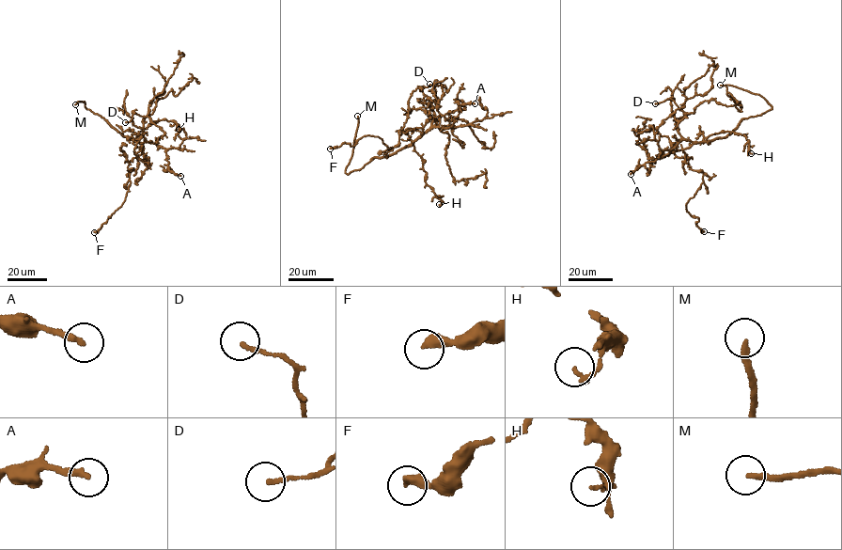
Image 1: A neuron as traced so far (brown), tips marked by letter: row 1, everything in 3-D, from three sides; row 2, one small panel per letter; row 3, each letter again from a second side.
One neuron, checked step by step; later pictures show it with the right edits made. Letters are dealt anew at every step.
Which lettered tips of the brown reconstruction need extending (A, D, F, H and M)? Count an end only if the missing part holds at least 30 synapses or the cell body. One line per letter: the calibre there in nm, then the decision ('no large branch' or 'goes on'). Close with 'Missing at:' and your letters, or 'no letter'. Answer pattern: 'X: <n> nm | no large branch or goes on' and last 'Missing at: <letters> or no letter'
A: 240 nm | goes on
D: 160 nm | no large branch
F: 360 nm | no large branch
H: 160 nm | no large branch
M: 200 nm | goes on
Missing at: A, M

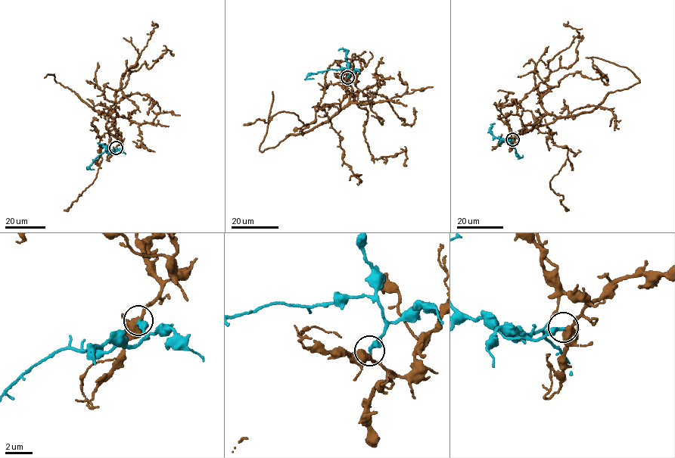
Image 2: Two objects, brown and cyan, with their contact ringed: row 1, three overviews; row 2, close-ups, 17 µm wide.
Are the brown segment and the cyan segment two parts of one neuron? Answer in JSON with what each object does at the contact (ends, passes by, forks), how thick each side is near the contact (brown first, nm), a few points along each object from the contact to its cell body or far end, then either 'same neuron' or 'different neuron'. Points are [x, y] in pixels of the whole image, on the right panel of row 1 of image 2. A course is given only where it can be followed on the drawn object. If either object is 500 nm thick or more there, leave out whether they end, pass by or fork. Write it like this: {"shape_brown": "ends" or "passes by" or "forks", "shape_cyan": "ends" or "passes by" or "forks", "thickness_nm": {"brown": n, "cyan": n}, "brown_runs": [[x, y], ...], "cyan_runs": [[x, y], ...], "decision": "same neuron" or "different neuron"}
{"shape_brown": "passes by", "shape_cyan": "ends", "thickness_nm": {"brown": 440, "cyan": 320}, "brown_runs": [[512, 139], [555, 119], [541, 98], [569, 73], [605, 76], [606, 84], [592, 66], [604, 76]], "cyan_runs": [[512, 139], [502, 140], [509, 140], [516, 154], [521, 157], [517, 159]], "decision": "same neuron"}

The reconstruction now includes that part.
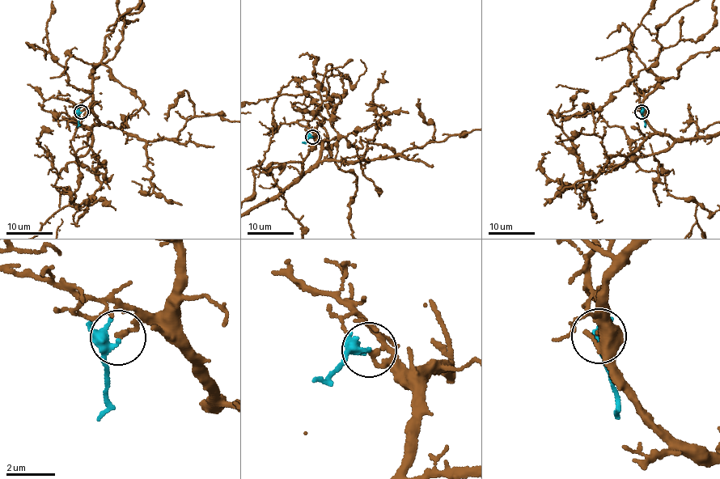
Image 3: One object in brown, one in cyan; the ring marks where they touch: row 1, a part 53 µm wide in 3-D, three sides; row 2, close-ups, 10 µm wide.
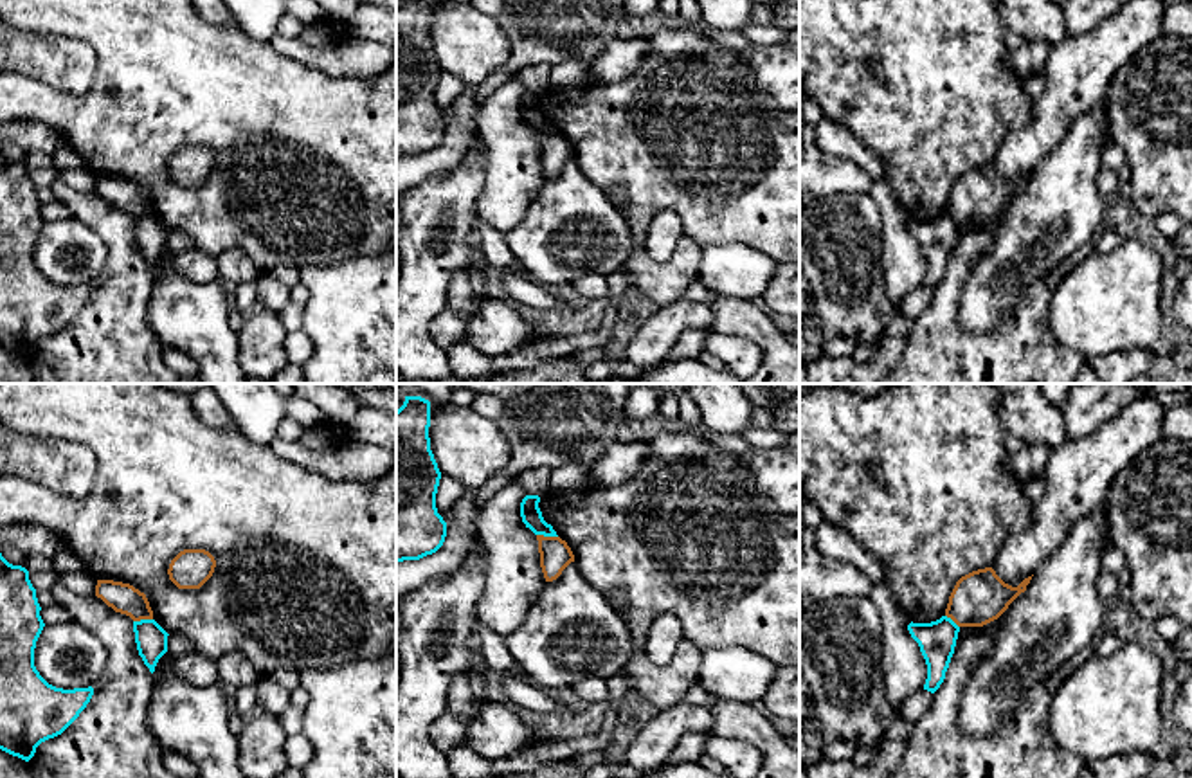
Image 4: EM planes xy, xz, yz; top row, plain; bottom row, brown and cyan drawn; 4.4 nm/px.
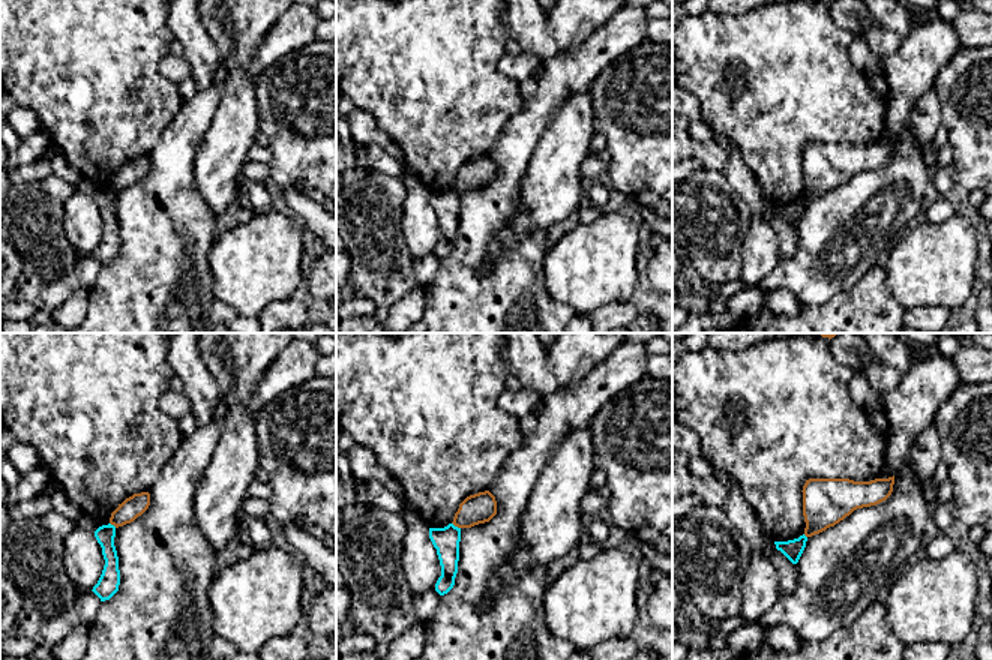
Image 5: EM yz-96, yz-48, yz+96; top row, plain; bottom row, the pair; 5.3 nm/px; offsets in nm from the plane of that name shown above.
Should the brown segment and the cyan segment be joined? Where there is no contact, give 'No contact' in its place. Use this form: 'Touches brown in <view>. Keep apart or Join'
Touches brown in xz. Keep apart

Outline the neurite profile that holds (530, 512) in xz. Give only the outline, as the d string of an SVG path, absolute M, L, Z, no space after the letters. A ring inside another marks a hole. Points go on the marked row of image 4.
M526 495L520 502L520 517L526 528L529 528L535 535L544 537L558 537L551 524L547 524L538 508L538 495Z

